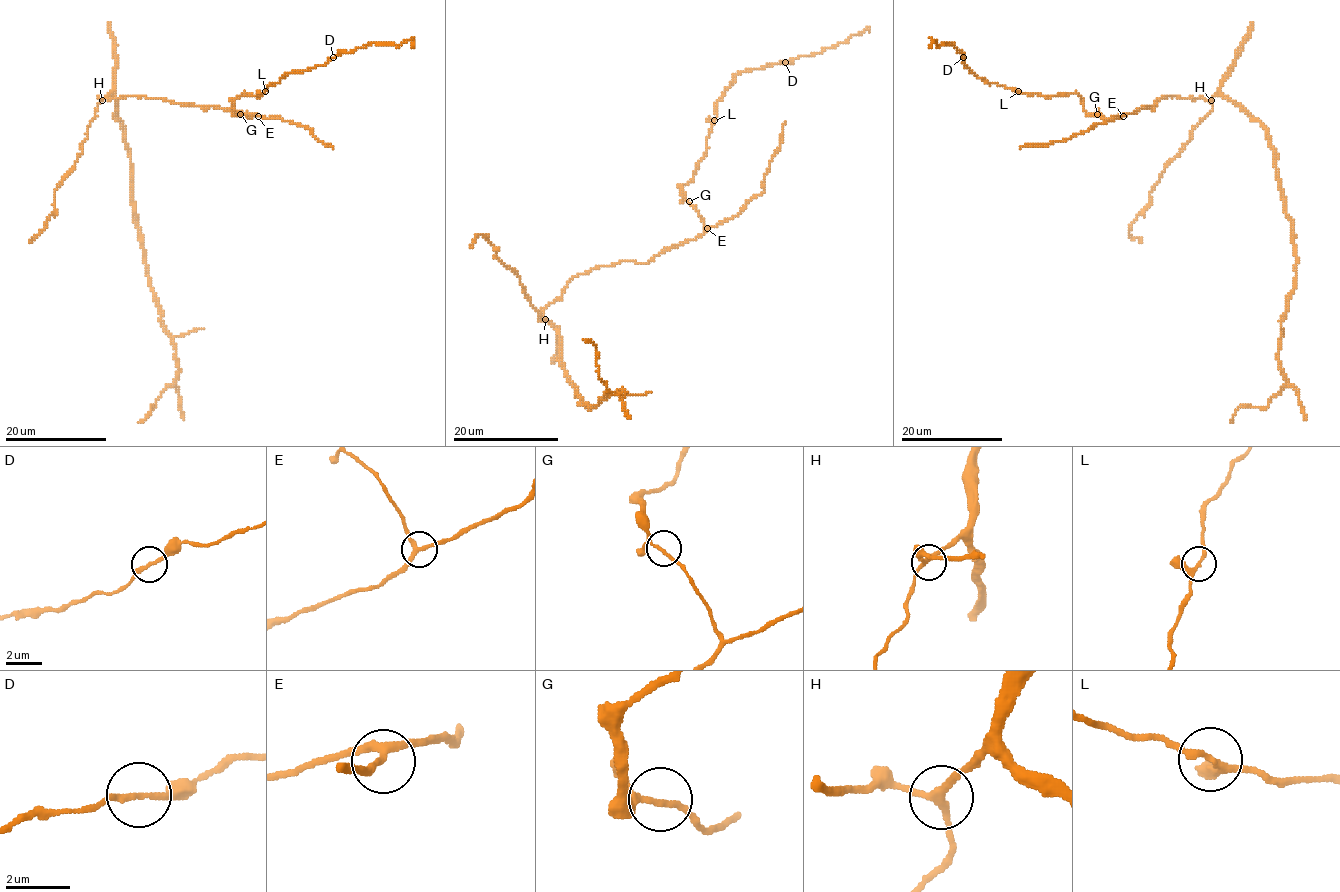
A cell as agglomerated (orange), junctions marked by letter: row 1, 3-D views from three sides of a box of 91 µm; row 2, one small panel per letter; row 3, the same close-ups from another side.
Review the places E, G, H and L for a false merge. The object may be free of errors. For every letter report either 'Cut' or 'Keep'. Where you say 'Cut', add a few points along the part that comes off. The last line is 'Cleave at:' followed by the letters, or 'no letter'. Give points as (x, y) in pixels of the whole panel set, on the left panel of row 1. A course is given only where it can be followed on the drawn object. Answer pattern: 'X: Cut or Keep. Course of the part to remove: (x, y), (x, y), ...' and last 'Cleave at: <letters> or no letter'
E: Keep
G: Keep
H: Keep
L: Keep
Cleave at: no letter

